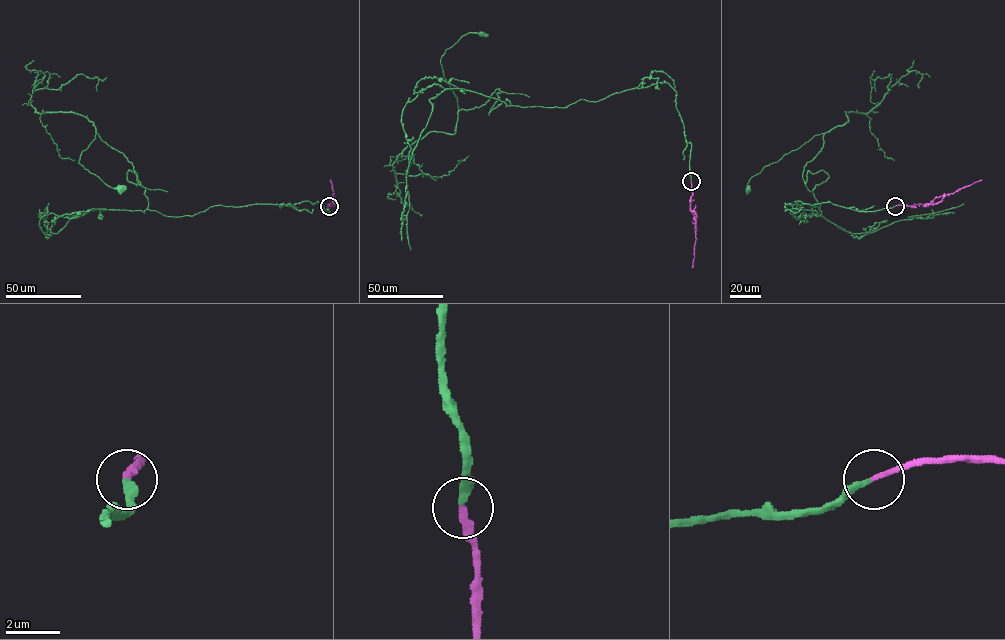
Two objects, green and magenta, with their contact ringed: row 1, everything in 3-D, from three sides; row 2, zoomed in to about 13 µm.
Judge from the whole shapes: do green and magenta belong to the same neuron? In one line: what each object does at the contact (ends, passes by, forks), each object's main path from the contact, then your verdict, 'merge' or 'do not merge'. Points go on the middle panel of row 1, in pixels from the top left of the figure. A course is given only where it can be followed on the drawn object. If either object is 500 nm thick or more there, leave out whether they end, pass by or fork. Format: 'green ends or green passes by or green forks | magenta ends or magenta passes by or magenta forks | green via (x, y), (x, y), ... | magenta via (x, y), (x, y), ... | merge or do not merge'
green ends | magenta ends | green via (690, 181), (667, 82), (565, 108), (506, 98), (489, 114), (498, 88), (458, 109), (442, 56), (484, 35) | magenta via (690, 181), (690, 211), (695, 218), (693, 268) | merge

